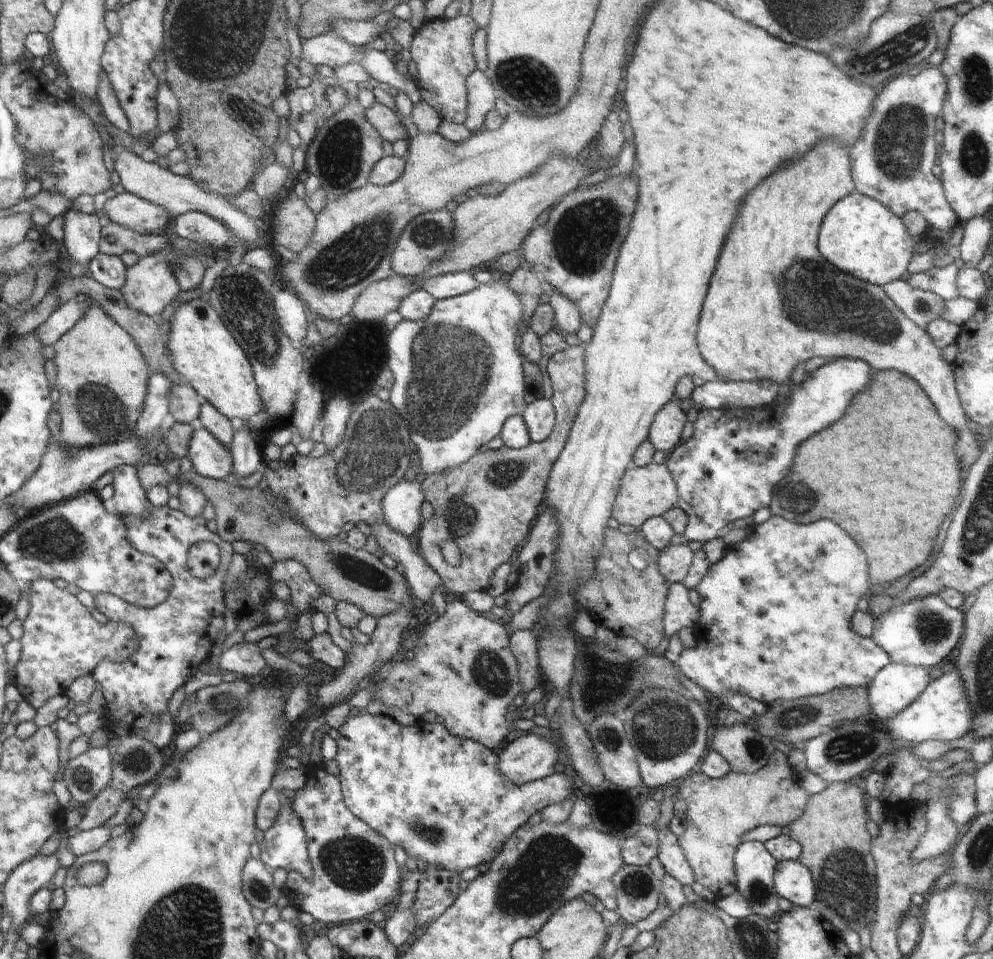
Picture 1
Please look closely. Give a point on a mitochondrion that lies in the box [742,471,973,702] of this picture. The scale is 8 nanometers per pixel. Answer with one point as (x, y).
(932, 627)

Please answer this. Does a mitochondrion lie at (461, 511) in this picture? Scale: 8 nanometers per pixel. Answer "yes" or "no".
yes

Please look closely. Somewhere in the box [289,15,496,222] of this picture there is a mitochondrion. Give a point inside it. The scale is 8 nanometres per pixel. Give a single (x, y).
(342, 157)

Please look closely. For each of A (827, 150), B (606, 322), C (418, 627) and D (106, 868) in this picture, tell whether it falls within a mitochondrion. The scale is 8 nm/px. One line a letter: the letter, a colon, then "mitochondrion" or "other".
A: other
B: other
C: other
D: other

